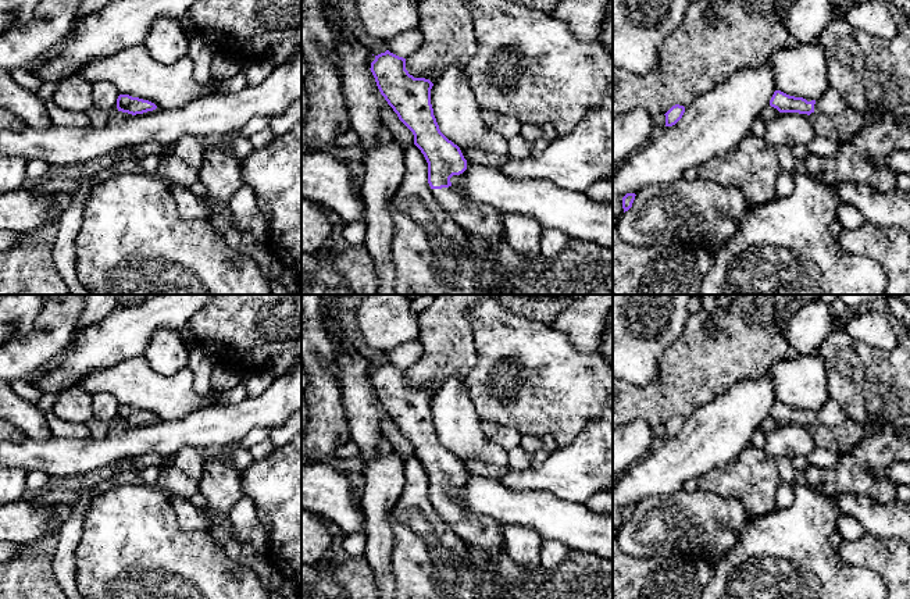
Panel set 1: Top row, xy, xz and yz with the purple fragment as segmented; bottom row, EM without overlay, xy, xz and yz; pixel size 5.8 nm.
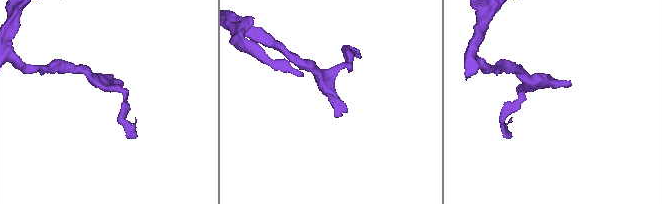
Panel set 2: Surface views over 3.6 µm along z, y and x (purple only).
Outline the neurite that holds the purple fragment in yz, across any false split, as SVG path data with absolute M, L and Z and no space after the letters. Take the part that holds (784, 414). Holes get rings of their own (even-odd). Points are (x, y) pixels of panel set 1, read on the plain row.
M828 399L820 410L811 413L775 402L770 411L770 417L777 420L779 424L799 424L807 427L814 422L839 425L849 420L842 406L834 399Z

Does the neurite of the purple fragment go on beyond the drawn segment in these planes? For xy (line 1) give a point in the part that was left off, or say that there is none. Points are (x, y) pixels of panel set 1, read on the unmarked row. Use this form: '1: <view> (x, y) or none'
1: none

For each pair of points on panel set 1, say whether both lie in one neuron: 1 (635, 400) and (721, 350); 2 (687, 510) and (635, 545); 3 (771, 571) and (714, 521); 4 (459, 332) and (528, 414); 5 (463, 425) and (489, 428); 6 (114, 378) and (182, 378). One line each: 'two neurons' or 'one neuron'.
1: one neuron
2: one neuron
3: two neurons
4: two neurons
5: two neurons
6: one neuron

